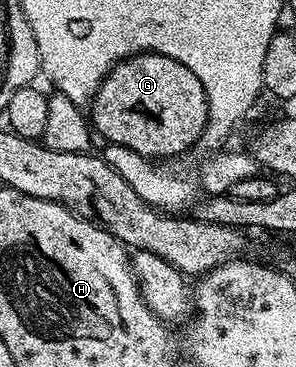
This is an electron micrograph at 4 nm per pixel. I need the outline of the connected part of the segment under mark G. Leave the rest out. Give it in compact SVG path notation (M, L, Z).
M155 51L117 63L94 95L93 107L92 125L98 135L146 159L158 159L154 161L170 161L173 155L193 148L208 121L208 101L200 77L188 65Z

